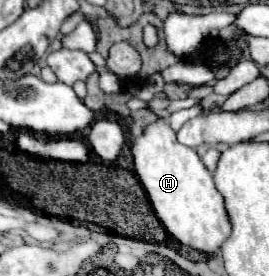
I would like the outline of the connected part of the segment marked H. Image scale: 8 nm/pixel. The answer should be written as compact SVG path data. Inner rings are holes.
M165 119L151 123L145 133L133 141L131 147L135 175L147 191L147 197L155 209L155 215L165 229L181 243L207 255L215 255L231 235L231 221L223 207L211 173L199 159L197 151L181 145L175 139L175 131Z

